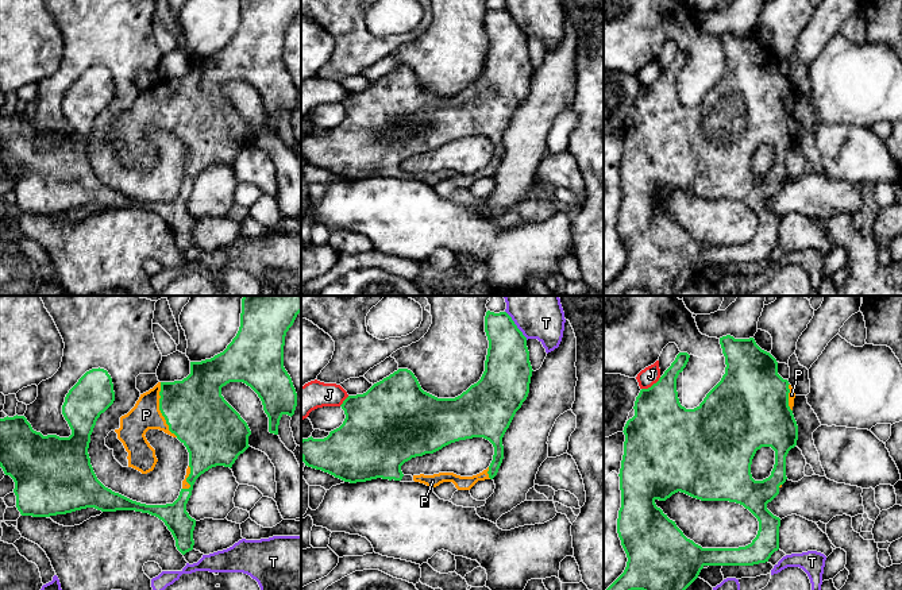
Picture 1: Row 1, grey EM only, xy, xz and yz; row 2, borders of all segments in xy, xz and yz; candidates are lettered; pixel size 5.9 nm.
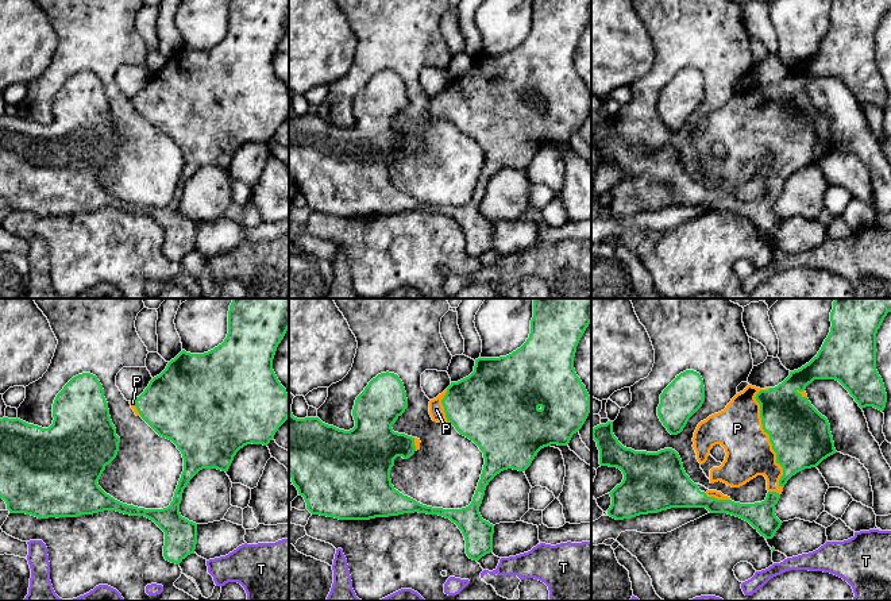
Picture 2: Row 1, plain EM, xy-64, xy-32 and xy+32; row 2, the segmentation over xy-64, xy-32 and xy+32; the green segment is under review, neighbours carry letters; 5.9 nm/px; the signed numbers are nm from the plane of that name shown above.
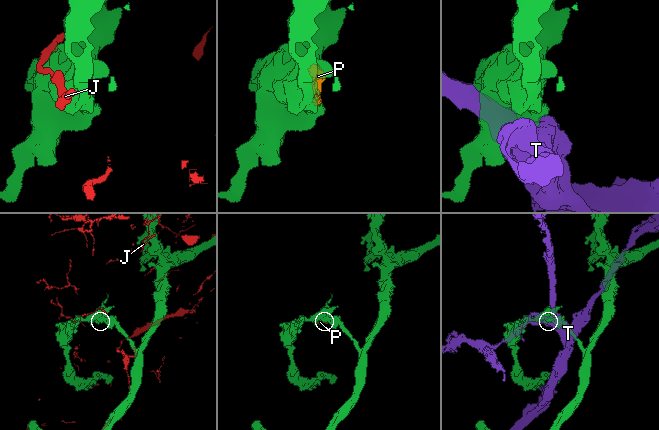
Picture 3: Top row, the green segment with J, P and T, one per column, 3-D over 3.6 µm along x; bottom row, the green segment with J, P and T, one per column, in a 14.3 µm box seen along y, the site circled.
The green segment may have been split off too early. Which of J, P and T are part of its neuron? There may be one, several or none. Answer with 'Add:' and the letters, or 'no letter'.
Add: P

